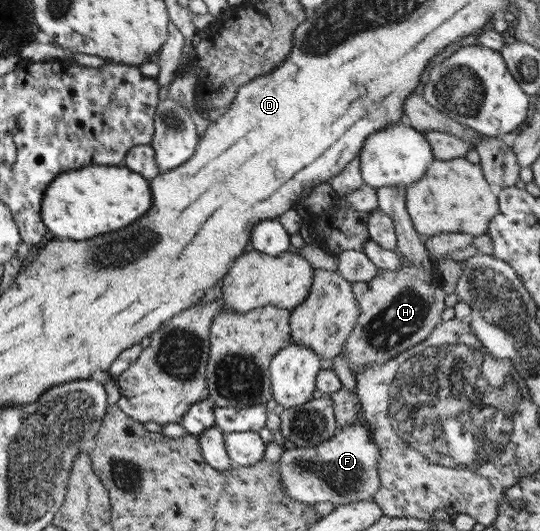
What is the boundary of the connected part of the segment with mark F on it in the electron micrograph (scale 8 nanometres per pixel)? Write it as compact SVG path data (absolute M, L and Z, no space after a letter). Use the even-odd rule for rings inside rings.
M355 422L340 427L321 443L305 447L287 446L278 459L278 477L284 493L296 502L332 503L334 506L371 499L380 487L376 469L378 447L365 425Z

